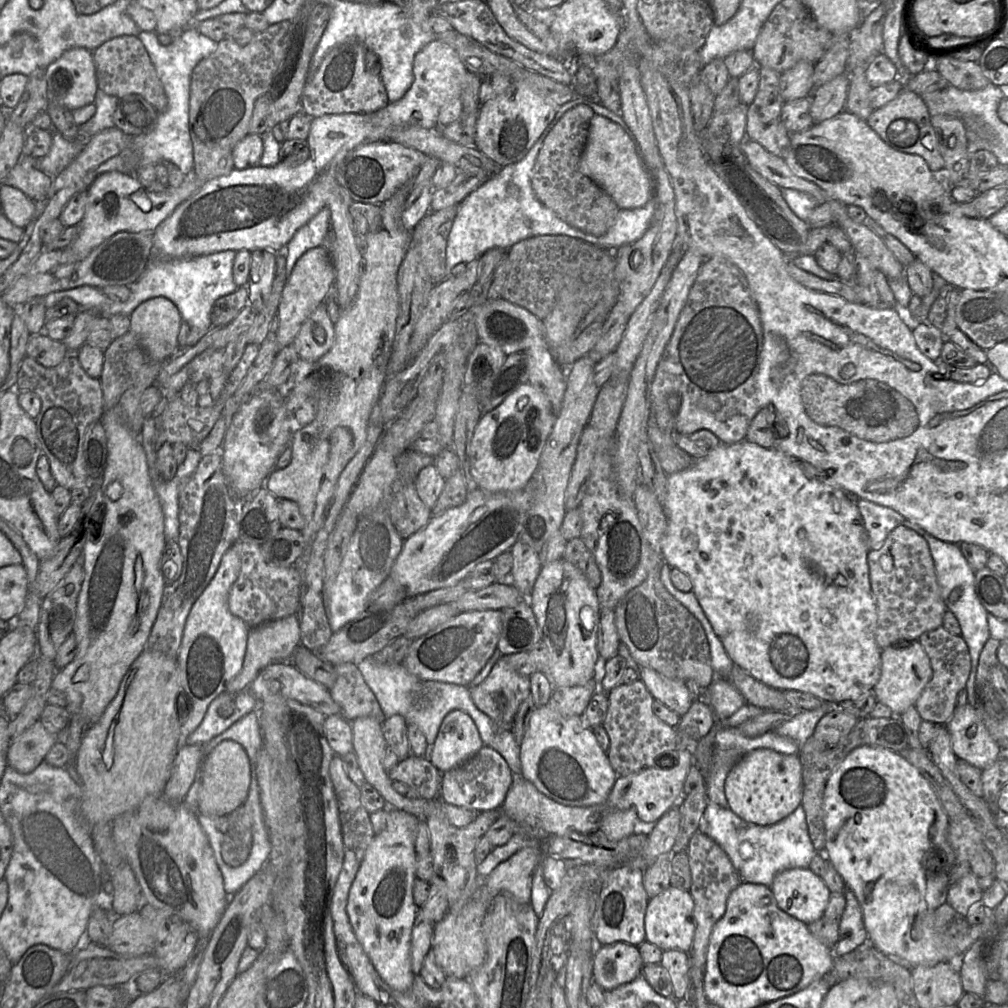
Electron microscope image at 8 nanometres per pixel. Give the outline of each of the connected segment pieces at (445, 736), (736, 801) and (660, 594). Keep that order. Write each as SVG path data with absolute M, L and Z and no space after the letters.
M453 710L443 719L428 759L444 773L472 758L483 746L472 718L464 711Z
M758 748L743 756L725 780L728 808L746 822L772 825L790 815L802 802L803 780L799 755Z
M659 569L651 570L647 578L616 606L619 639L640 667L651 668L671 679L692 679L701 688L707 688L716 676L705 630L700 621L667 591L660 574Z

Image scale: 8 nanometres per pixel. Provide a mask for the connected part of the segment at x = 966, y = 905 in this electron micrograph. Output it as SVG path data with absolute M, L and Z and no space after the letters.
M969 871L948 888L946 902L963 916L982 902L984 891L979 886L978 879L978 876Z

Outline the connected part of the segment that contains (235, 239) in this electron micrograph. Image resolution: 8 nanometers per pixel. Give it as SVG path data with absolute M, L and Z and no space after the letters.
M433 39L414 57L413 82L406 94L394 103L372 113L326 114L312 119L307 137L310 154L307 160L295 167L280 160L275 166L251 166L233 168L227 175L211 179L179 204L174 211L153 231L152 257L177 259L201 256L224 250L271 250L275 253L287 245L295 232L305 225L323 207L326 207L327 192L334 177L335 165L355 147L366 142L393 140L393 130L409 126L437 129L440 109L454 98L459 98L471 74L458 53Z

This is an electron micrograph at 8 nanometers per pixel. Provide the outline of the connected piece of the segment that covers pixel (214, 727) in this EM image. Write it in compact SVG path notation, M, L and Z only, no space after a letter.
M226 691L219 694L209 705L200 725L187 738L186 744L203 745L226 731L235 722L237 722L237 716L223 718L218 713L218 709L222 704L226 704L227 702L234 702L234 698L234 694L228 693Z

